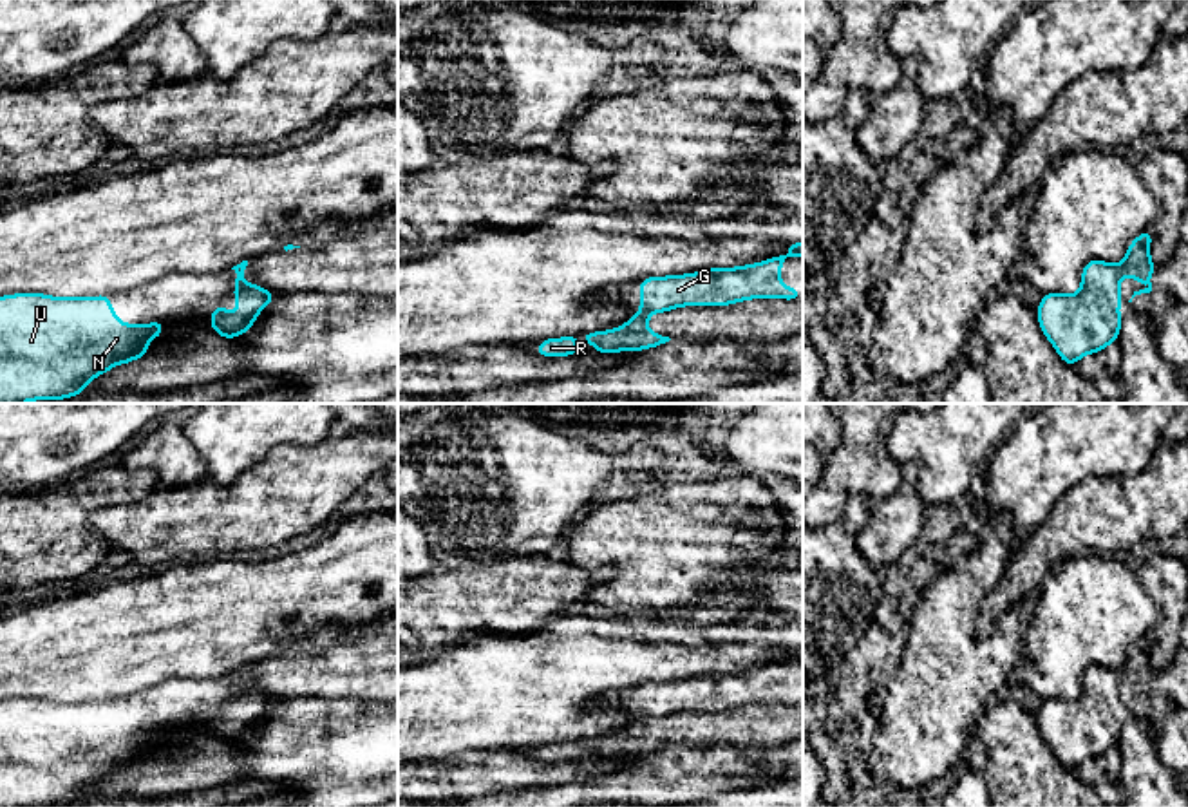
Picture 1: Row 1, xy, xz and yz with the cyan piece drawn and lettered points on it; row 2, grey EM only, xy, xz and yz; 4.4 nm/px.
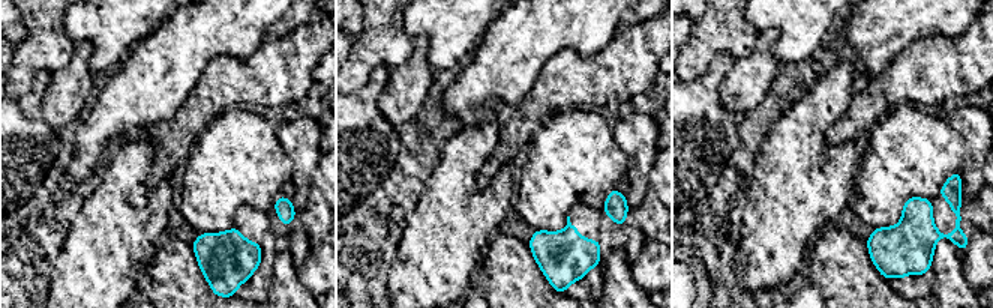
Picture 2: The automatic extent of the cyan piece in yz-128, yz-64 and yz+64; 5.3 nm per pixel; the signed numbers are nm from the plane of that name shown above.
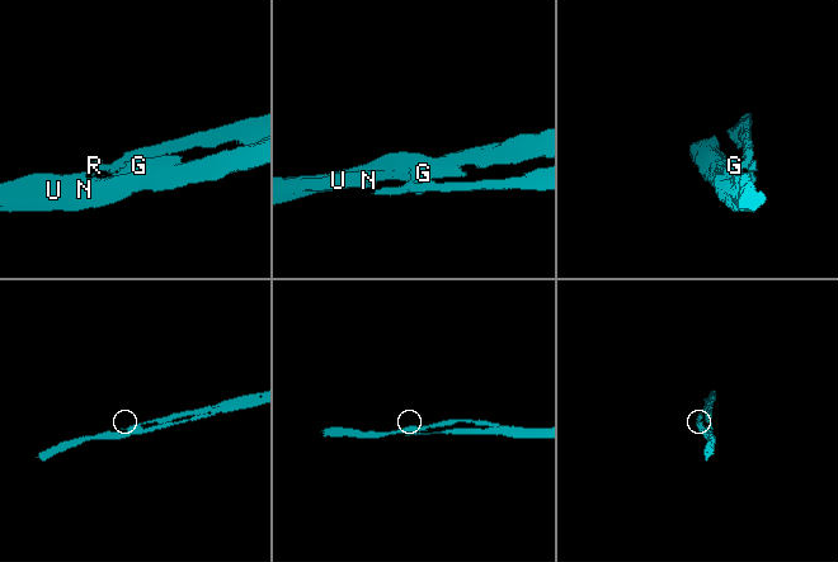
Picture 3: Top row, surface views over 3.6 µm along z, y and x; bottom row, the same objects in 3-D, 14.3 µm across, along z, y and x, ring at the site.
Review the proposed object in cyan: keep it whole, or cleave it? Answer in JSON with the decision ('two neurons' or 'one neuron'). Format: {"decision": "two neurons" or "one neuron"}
{"decision": "two neurons"}

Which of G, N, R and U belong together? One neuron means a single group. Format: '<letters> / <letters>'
G N U / R

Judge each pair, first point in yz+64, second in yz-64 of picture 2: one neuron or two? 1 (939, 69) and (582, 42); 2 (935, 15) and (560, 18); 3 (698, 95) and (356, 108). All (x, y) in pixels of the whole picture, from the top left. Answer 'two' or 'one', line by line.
1: two
2: one
3: one

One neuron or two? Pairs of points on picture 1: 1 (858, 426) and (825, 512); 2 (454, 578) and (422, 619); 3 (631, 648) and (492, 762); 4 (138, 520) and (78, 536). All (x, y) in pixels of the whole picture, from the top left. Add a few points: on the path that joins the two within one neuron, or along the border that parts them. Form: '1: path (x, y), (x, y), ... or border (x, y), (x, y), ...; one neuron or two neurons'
1: path (858, 447), (858, 462), (832, 491); one neuron
2: path (452, 588), (433, 608); one neuron
3: border (518, 748), (471, 750), (467, 753); two neurons
4: border (127, 502), (89, 516), (111, 549); two neurons

